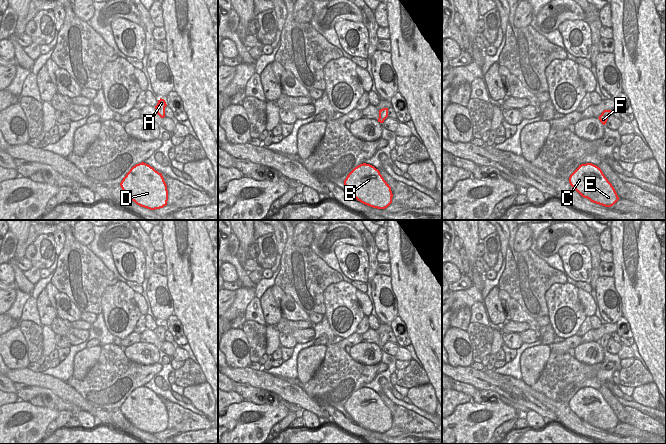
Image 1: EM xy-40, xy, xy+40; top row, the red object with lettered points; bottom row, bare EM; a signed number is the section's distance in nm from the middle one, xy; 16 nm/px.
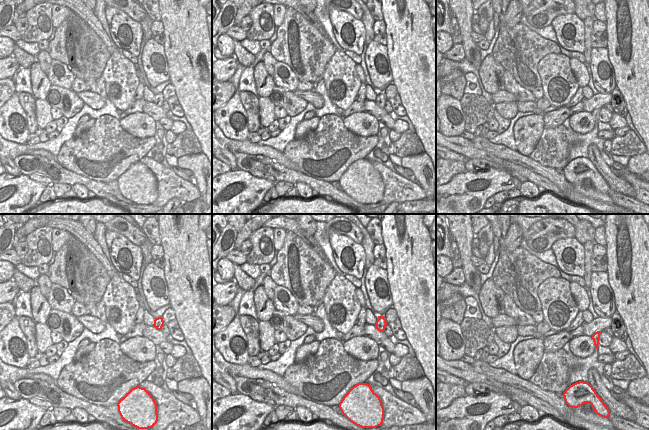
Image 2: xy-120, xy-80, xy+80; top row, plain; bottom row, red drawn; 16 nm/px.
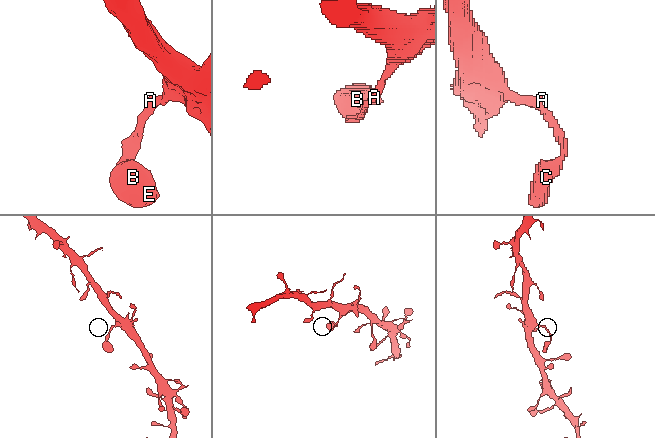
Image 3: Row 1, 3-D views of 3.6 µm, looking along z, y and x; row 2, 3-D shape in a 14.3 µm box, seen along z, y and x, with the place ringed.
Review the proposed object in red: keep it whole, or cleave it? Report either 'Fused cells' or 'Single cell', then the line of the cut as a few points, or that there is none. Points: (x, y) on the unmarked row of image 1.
Single cell. No split.

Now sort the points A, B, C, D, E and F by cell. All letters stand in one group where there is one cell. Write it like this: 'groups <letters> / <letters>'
groups A B C D E F

